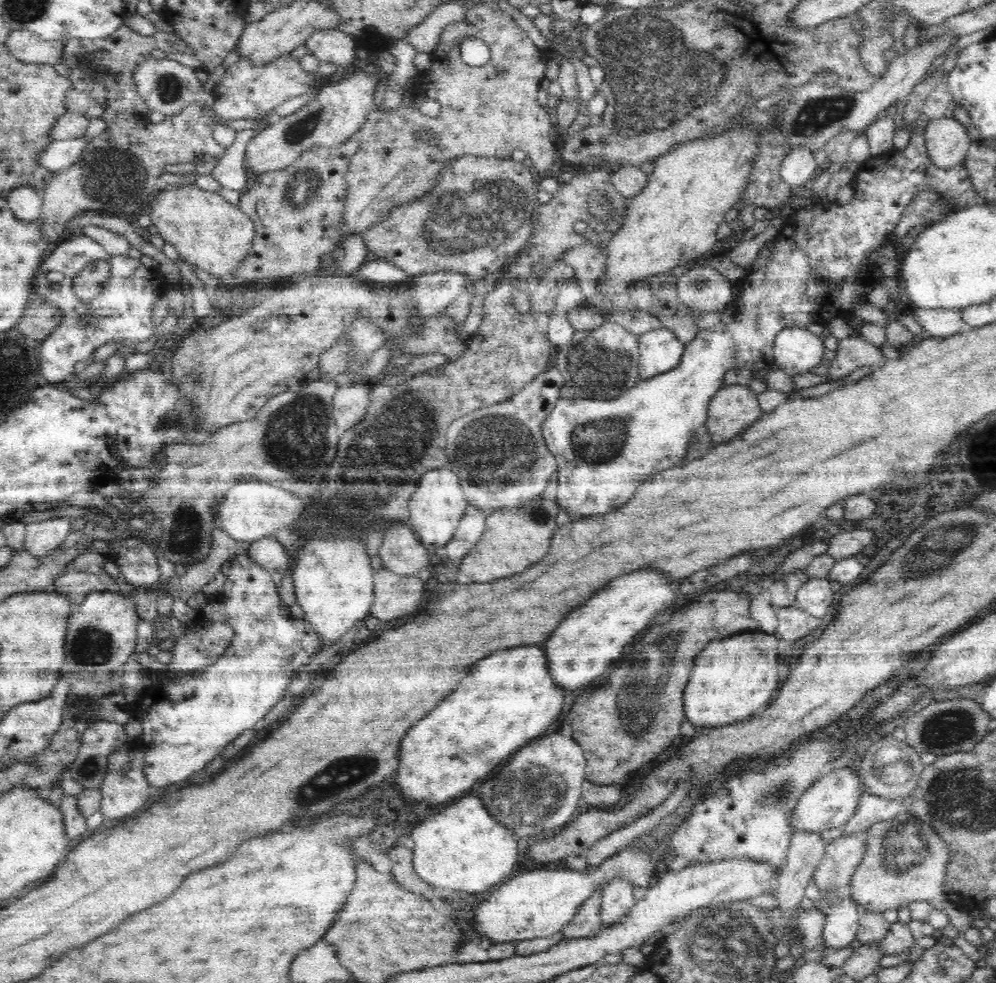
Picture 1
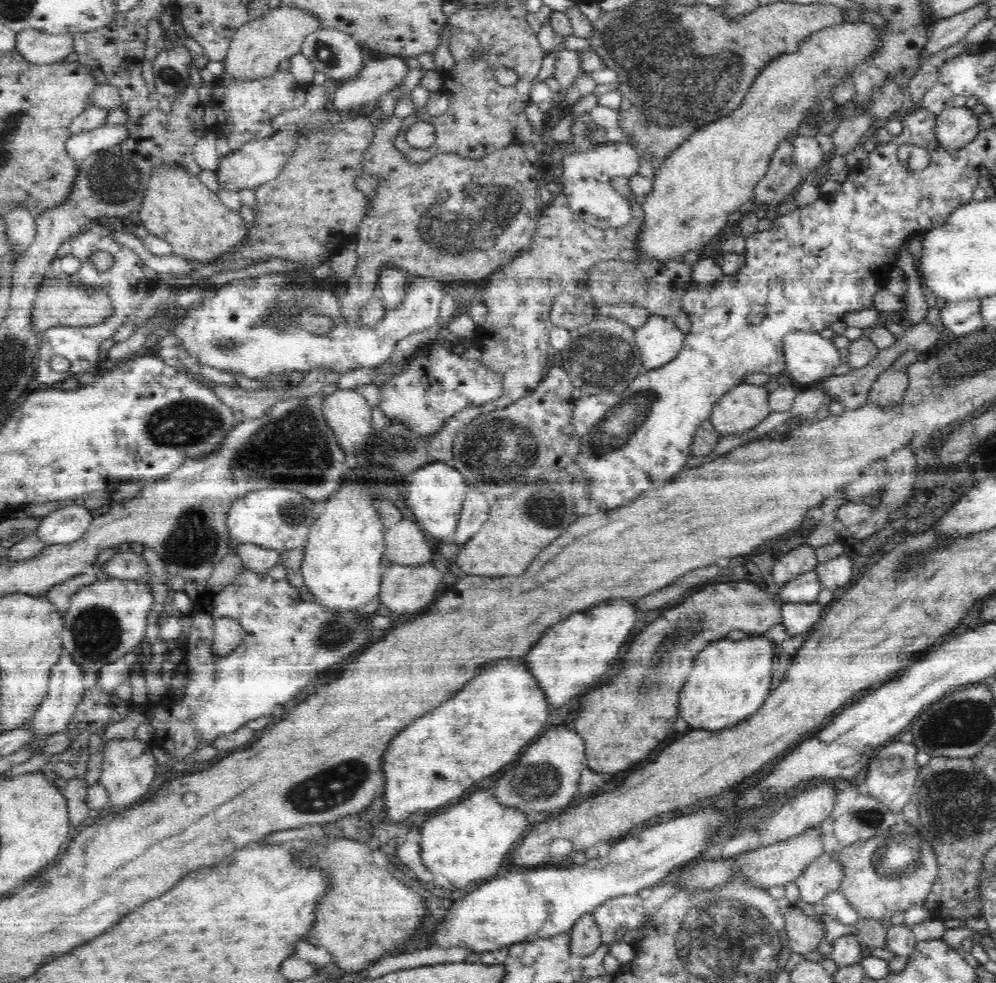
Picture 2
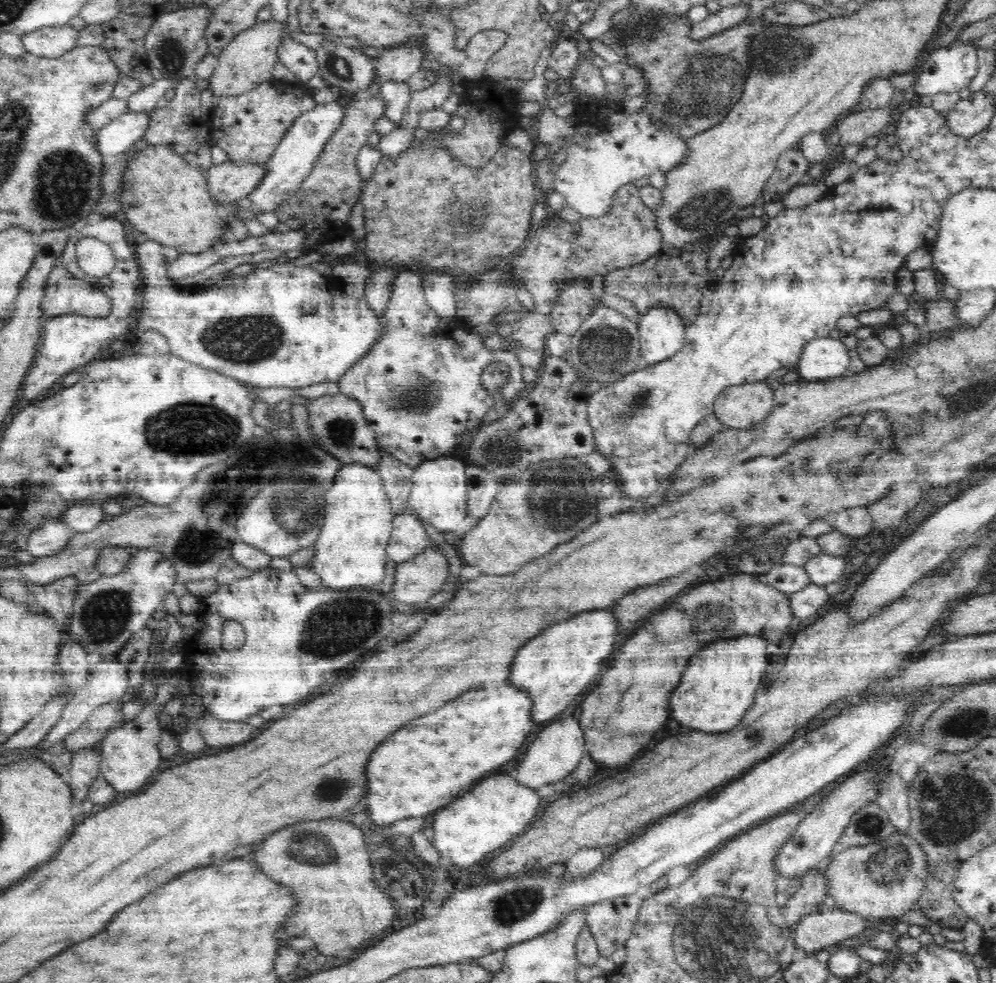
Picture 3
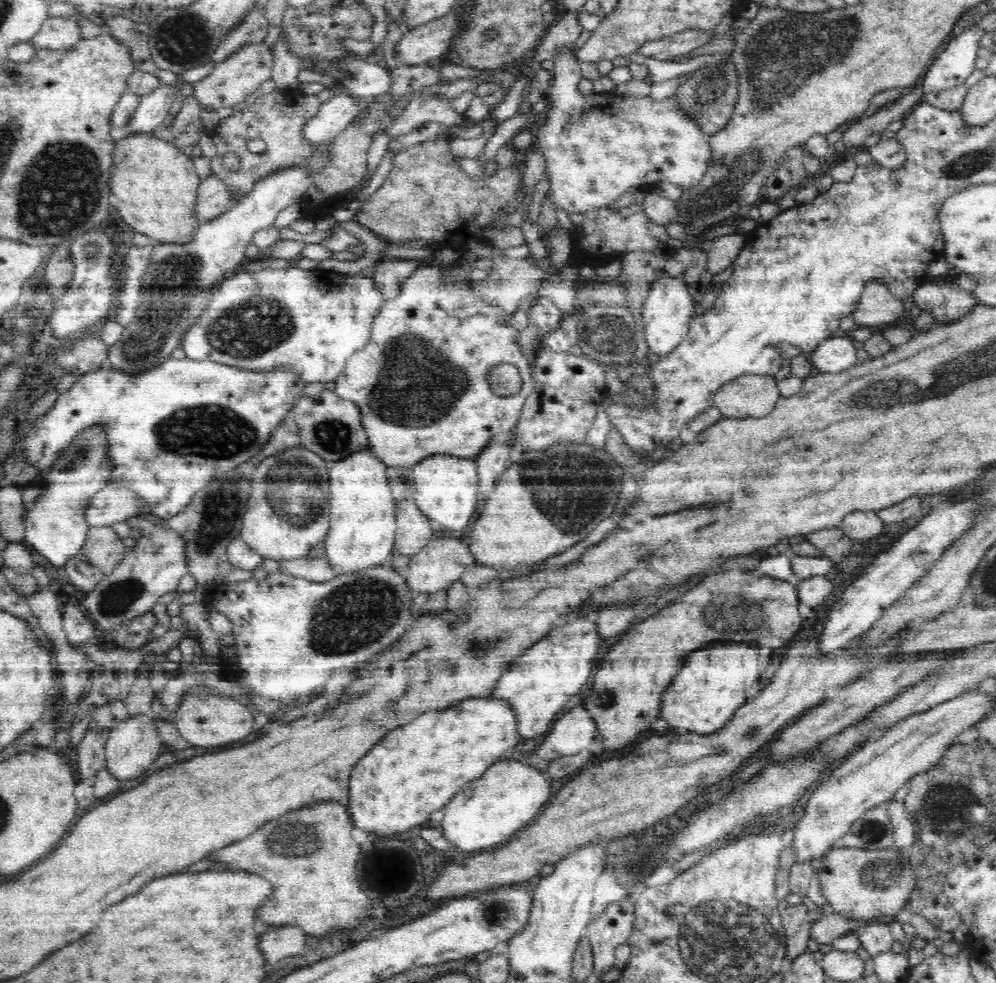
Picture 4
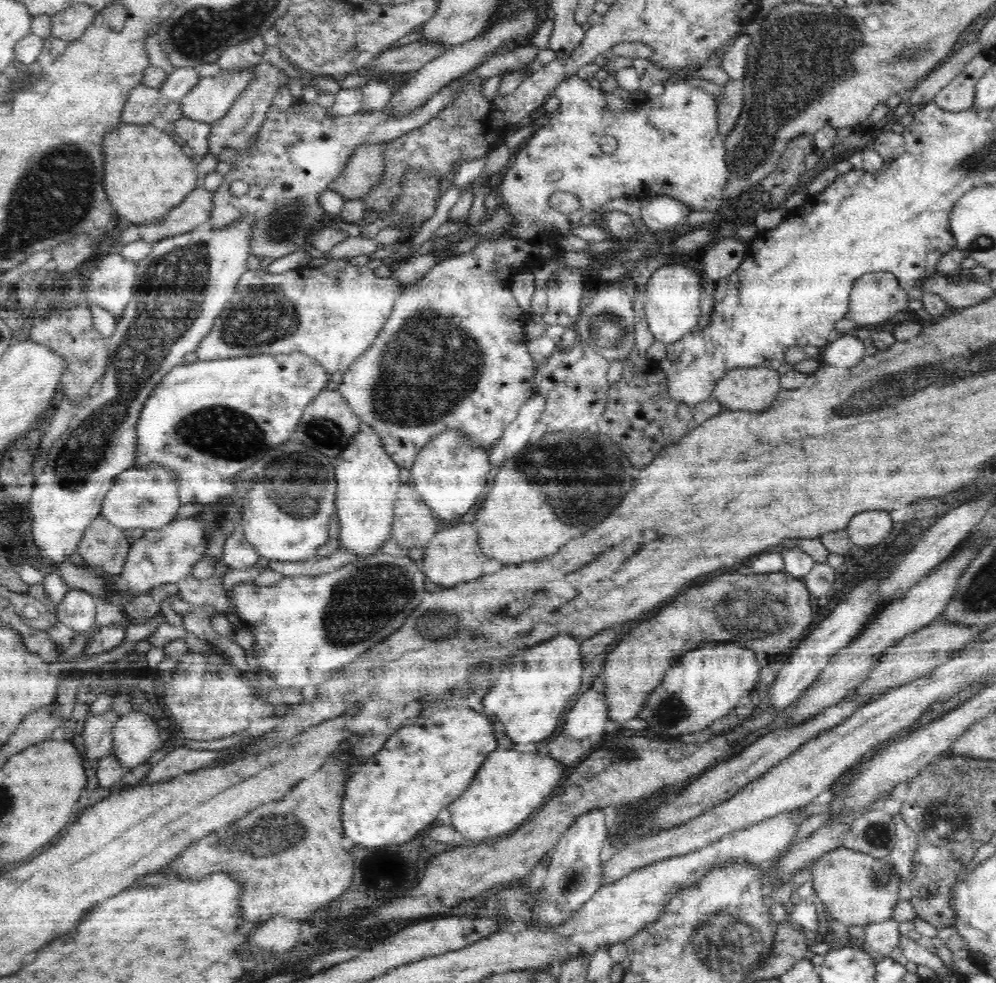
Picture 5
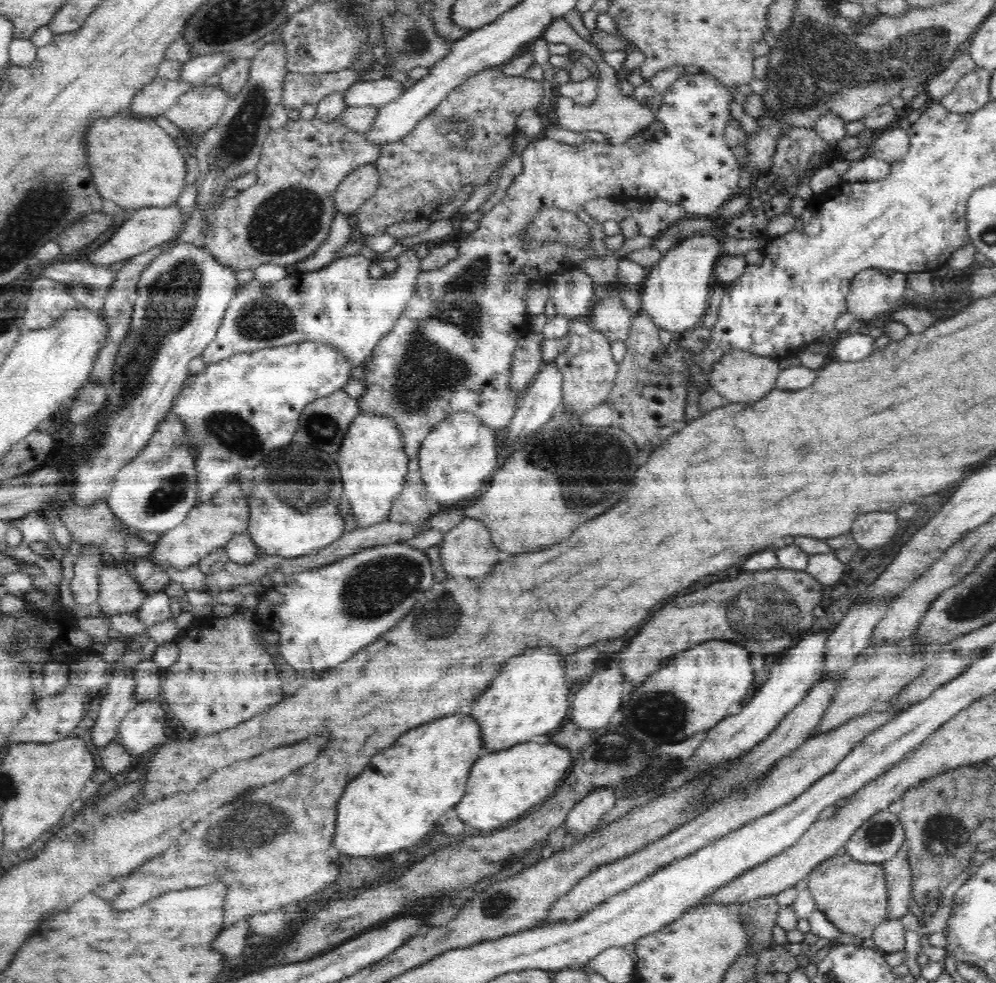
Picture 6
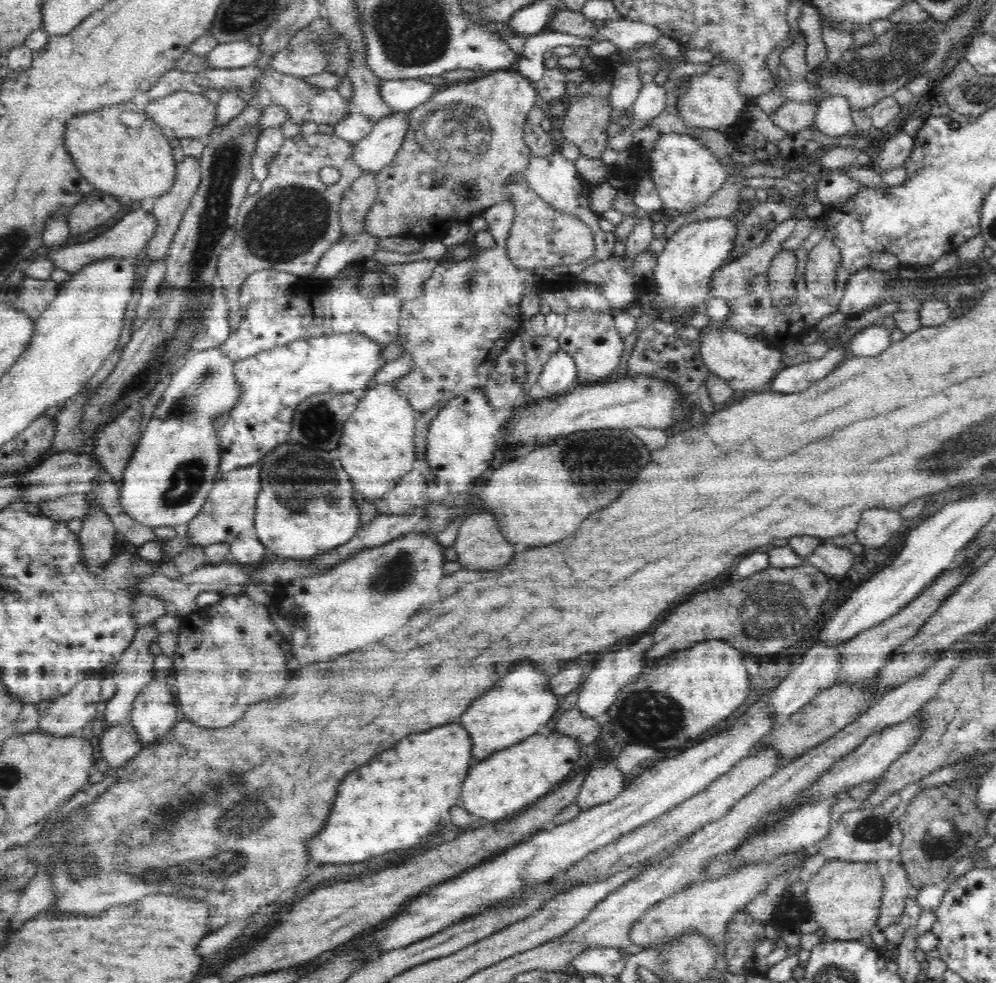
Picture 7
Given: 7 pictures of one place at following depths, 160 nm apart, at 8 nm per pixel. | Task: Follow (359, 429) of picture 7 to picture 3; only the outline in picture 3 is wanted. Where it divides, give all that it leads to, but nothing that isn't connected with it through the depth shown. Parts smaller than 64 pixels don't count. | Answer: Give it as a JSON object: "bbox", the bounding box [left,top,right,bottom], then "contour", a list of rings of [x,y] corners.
{"bbox":[309,464,394,590],"contour":[[[342,464],[334,482],[325,490],[325,513],[322,530],[317,542],[314,542],[314,556],[309,567],[321,578],[321,588],[330,590],[350,590],[350,588],[372,588],[380,586],[386,572],[386,560],[389,556],[386,546],[390,543],[394,525],[394,514],[384,489],[379,471],[363,464]]]}

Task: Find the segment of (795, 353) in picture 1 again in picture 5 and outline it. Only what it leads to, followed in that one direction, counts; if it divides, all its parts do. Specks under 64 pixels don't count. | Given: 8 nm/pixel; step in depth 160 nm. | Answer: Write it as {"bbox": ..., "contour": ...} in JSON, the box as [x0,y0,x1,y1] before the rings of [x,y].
{"bbox":[819,332,866,369],"contour":[[[852,332],[825,345],[821,349],[819,359],[822,363],[839,369],[848,369],[856,366],[866,356],[864,349],[862,340]]]}

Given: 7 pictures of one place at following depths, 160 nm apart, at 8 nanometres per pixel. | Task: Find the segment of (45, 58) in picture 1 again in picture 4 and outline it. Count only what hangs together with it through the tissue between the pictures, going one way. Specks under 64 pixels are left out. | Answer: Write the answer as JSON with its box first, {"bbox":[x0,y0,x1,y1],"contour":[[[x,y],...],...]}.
{"bbox":[30,16,80,50],"contour":[[[62,16],[50,17],[40,28],[40,32],[31,38],[30,44],[36,48],[64,50],[72,48],[80,42],[80,17]]]}

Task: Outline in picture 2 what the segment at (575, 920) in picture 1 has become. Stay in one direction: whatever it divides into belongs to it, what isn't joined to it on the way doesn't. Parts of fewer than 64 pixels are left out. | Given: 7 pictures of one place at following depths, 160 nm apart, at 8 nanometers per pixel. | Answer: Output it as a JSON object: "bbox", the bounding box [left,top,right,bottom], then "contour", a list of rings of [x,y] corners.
{"bbox":[568,913,600,957],"contour":[[[592,913],[583,914],[578,918],[568,933],[571,954],[580,957],[590,956],[600,946],[600,929],[598,929]]]}

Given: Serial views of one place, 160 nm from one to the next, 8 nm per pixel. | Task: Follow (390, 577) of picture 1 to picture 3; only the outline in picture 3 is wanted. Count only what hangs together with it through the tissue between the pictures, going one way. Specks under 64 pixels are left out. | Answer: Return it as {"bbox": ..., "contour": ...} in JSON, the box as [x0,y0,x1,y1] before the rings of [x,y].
{"bbox":[390,548,450,604],"contour":[[[426,548],[406,562],[397,563],[390,596],[402,604],[418,604],[442,590],[450,575],[448,561],[438,550]]]}

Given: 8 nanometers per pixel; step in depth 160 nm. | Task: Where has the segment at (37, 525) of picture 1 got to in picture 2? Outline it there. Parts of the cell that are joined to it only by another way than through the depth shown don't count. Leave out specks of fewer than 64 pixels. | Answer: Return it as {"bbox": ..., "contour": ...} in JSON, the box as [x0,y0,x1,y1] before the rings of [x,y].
{"bbox":[34,503,93,546],"contour":[[[74,503],[49,512],[34,533],[46,546],[71,544],[85,533],[93,517],[92,510]]]}

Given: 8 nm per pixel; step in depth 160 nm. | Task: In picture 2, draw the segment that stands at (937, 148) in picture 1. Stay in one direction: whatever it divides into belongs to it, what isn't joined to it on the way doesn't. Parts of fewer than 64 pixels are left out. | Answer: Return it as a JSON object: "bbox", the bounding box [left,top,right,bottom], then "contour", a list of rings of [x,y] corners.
{"bbox":[935,107,980,150],"contour":[[[952,107],[944,110],[935,118],[935,137],[944,150],[958,150],[972,142],[980,132],[979,118],[972,108]]]}

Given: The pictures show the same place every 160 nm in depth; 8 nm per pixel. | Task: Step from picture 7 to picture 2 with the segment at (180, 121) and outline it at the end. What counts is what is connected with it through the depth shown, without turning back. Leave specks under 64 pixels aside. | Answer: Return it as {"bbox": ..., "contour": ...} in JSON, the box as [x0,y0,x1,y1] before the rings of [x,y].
{"bbox":[224,7,320,80],"contour":[[[298,7],[268,9],[256,19],[251,18],[237,29],[224,57],[224,73],[242,80],[266,78],[278,71],[282,60],[301,52],[303,40],[320,29],[320,19]]]}

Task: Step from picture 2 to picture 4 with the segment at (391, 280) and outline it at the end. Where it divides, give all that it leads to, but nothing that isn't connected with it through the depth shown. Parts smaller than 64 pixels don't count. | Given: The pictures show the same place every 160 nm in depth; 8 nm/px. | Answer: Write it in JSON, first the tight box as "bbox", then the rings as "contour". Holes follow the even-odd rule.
{"bbox":[335,262,535,469],"contour":[[[458,262],[445,268],[434,267],[429,263],[424,263],[418,270],[410,274],[405,282],[402,282],[400,292],[390,301],[385,301],[382,308],[377,312],[374,317],[371,338],[364,348],[357,350],[347,361],[343,368],[343,373],[335,380],[335,390],[339,398],[352,400],[355,406],[358,406],[361,414],[361,423],[363,429],[369,438],[369,451],[385,463],[386,466],[404,467],[411,469],[415,464],[418,464],[425,457],[434,454],[449,454],[450,456],[458,456],[460,458],[475,458],[479,452],[482,452],[491,440],[498,439],[501,435],[507,434],[515,427],[516,421],[520,416],[522,408],[526,403],[529,394],[534,390],[535,382],[532,378],[532,363],[528,363],[522,351],[520,351],[520,344],[516,342],[519,332],[511,327],[509,323],[503,323],[504,320],[510,320],[512,314],[508,314],[500,310],[496,305],[486,303],[484,299],[480,299],[474,291],[472,291],[472,281],[470,276],[466,276],[464,281],[455,281],[454,283],[446,283],[444,281],[444,274],[446,271],[456,272],[456,270],[465,270],[465,275],[468,275],[472,268],[468,268],[468,264]],[[497,364],[512,364],[520,371],[522,379],[521,389],[510,397],[498,397],[489,388],[489,382],[486,375],[492,366]]]}

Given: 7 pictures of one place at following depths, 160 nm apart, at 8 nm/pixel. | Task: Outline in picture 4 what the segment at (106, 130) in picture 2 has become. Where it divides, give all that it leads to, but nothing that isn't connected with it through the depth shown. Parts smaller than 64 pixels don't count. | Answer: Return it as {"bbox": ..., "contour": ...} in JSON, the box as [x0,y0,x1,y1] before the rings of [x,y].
{"bbox":[117,76,186,136],"contour":[[[178,76],[177,87],[161,85],[160,88],[156,88],[150,94],[142,97],[133,112],[132,118],[117,135],[126,136],[128,134],[138,134],[138,132],[149,133],[162,125],[172,102],[181,98],[181,95],[176,94],[176,92],[178,92],[178,89],[180,90],[183,83],[186,82]]]}

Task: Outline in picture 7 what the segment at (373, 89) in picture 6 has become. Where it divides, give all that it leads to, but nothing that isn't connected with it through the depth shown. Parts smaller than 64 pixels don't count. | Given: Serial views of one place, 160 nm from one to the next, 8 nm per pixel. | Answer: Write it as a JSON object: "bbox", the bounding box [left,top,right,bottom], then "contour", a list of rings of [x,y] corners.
{"bbox":[379,79,439,111],"contour":[[[398,79],[383,81],[379,93],[382,100],[396,111],[410,111],[425,103],[439,86],[420,81],[420,79]]]}

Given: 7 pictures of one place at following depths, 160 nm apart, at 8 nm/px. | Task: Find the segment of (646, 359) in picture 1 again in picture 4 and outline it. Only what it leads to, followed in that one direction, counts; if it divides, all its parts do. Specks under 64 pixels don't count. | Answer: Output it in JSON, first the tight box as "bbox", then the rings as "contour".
{"bbox":[642,278,699,357],"contour":[[[666,278],[654,282],[644,301],[642,312],[644,321],[642,337],[646,339],[650,354],[665,357],[684,340],[686,334],[689,334],[692,317],[699,313],[696,305],[682,278]]]}

